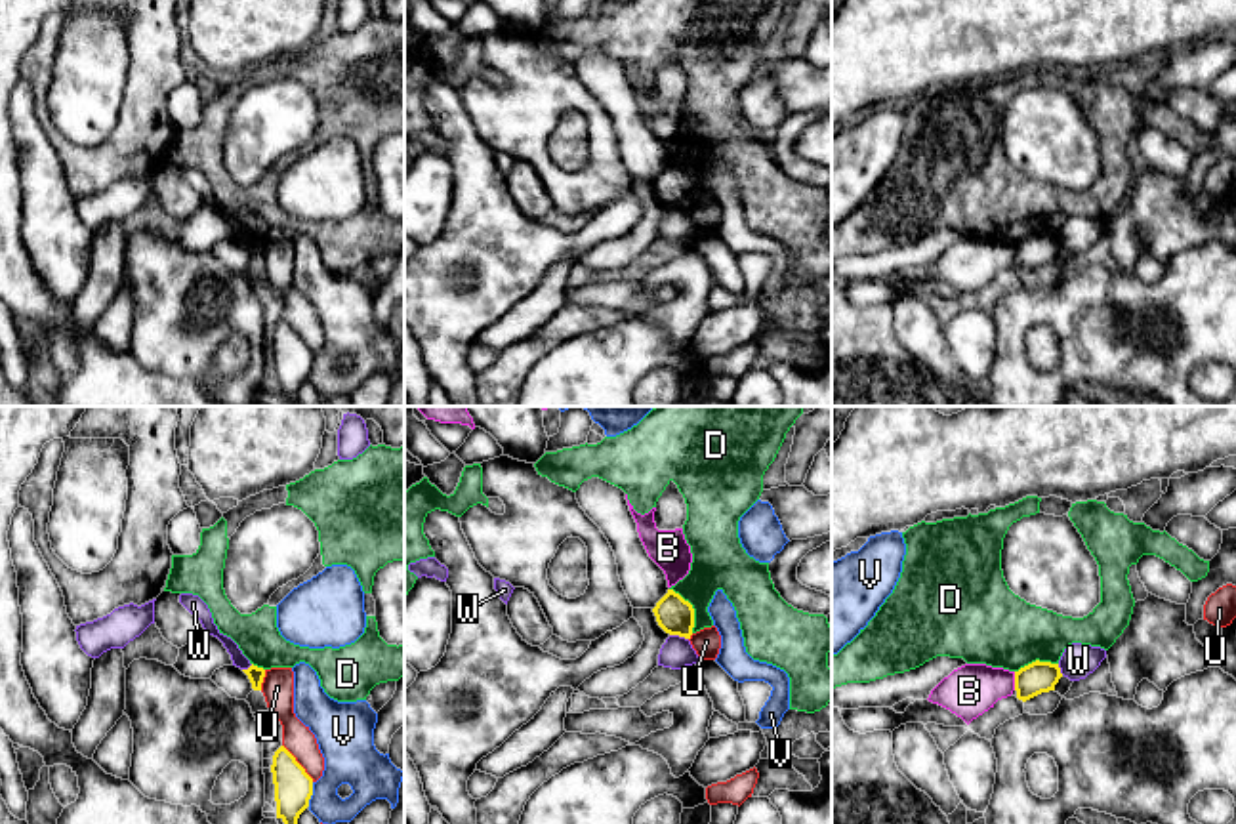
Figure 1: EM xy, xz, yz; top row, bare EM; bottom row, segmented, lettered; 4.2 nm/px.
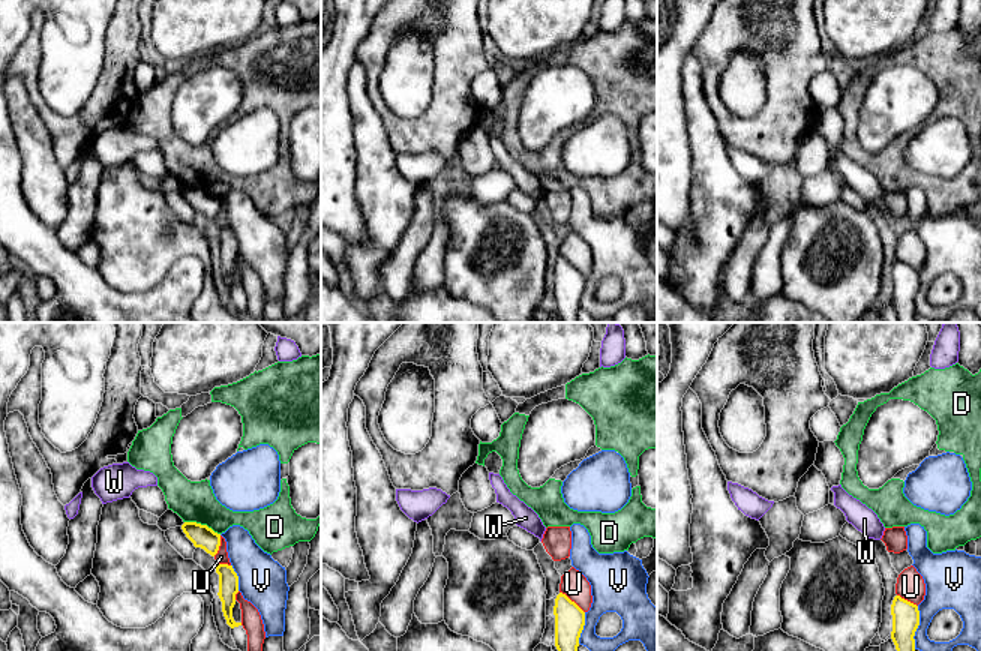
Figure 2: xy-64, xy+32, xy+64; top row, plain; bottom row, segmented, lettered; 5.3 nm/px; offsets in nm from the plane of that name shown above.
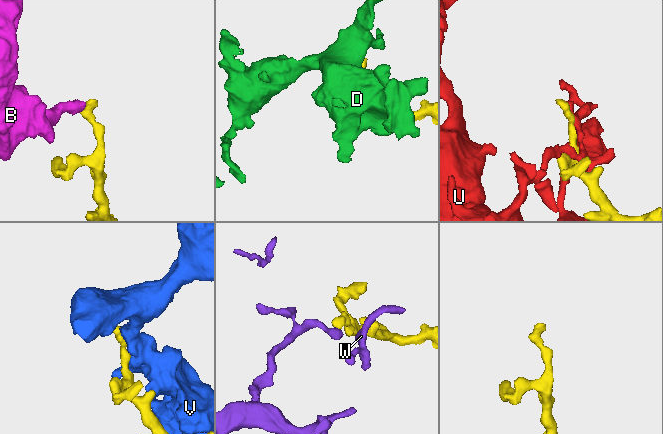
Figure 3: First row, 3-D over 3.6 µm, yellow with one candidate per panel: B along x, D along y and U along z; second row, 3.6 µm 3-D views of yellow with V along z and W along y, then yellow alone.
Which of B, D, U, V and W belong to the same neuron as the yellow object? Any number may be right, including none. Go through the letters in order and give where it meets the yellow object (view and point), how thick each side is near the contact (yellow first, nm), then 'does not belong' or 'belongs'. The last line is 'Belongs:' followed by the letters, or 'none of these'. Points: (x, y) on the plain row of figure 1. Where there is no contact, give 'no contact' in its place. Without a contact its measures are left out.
B: meets yellow in yz at (1015, 254); 140 nm thick on the yellow side, 220 nm on the other; does not belong
D: meets yellow in xz at (693, 182); 160 nm thick on the yellow side, 240 nm on the other; does not belong
U: meets yellow in xy at (298, 336); 160 nm thick on the yellow side, 120 nm on the other; does not belong
V: meets yellow in xy at (311, 367); 160 nm thick on the yellow side, 220 nm on the other; does not belong
W: meets yellow in xz at (679, 208); 160 nm thick on the yellow side, 140 nm on the other; does not belong
Belongs: none of these

